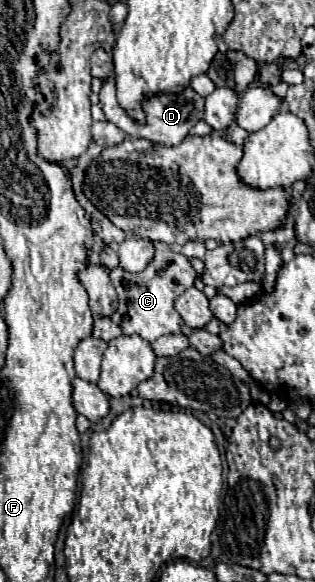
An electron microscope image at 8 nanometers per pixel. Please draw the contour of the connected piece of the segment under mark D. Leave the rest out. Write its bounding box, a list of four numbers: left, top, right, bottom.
[99,78,205,146]

